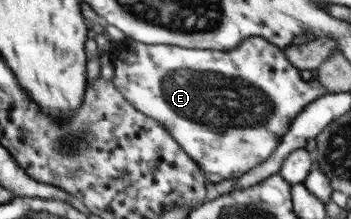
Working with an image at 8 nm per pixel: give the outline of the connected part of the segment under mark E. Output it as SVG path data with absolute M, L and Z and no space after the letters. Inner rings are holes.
M262 37L244 39L229 51L190 50L166 44L144 44L126 40L115 48L110 57L115 68L113 85L122 96L136 110L157 120L182 150L198 163L203 175L214 183L227 178L237 179L269 160L274 149L282 143L282 136L288 132L296 115L307 104L326 94L318 79L302 79L301 70L286 58L283 49Z

